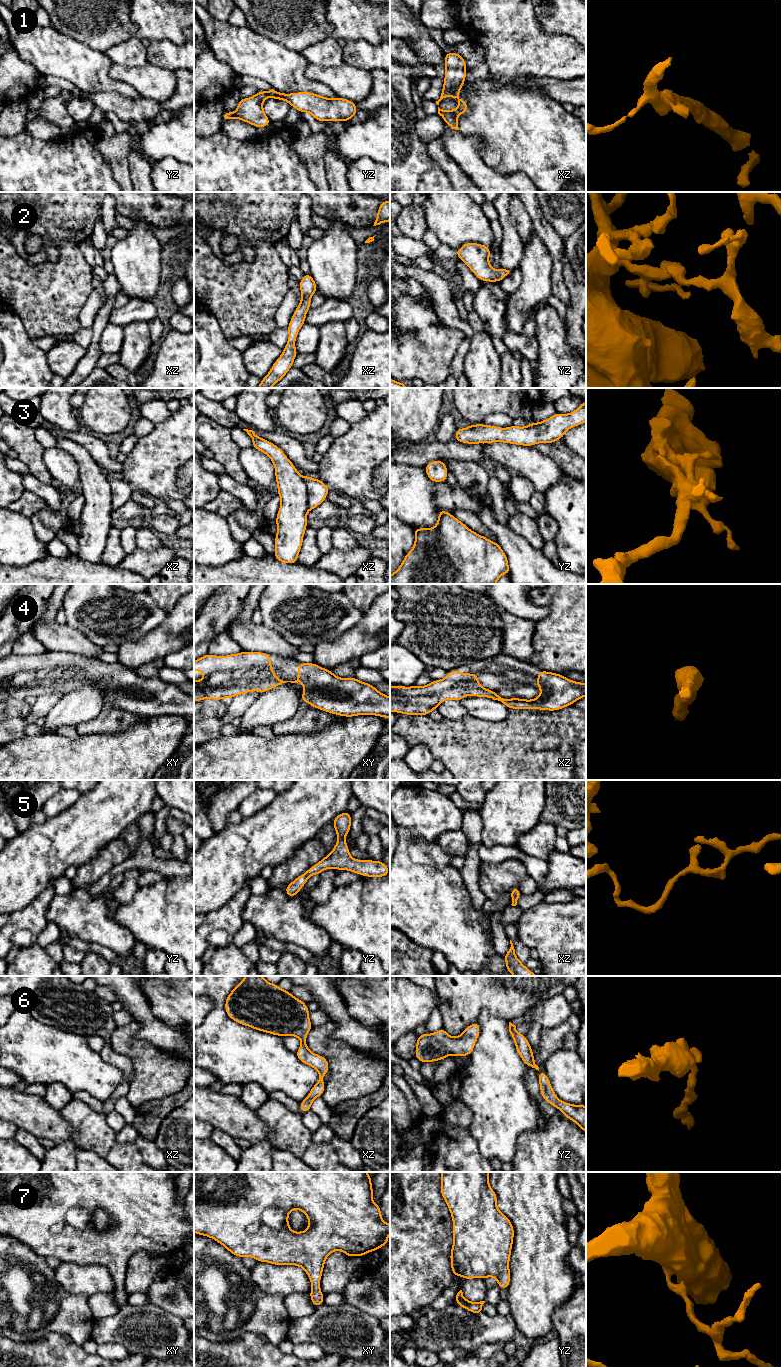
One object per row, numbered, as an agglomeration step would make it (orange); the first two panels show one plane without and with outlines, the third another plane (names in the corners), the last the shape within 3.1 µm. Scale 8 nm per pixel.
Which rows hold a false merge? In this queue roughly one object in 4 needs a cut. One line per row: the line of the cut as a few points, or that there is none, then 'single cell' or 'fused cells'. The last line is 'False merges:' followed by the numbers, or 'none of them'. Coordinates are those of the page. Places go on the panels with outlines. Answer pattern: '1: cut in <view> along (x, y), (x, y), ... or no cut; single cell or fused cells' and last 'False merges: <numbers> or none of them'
1: no cut; single cell
2: no cut; single cell
3: no cut; single cell
4: no cut; single cell
5: no cut; single cell
6: no cut; single cell
7: no cut; single cell
False merges: none of them

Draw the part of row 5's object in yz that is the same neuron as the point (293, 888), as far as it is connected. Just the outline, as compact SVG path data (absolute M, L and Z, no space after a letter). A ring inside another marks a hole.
M348 811L341 813L332 821L338 837L338 841L332 852L285 887L288 897L296 896L300 889L307 883L310 876L320 875L325 869L335 869L337 871L343 869L366 877L385 877L390 874L389 867L383 861L359 861L350 856L349 847L344 838L351 828L351 813Z

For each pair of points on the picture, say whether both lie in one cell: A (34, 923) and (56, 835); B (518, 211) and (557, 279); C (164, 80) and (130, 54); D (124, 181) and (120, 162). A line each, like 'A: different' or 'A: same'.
A: different
B: different
C: different
D: same

